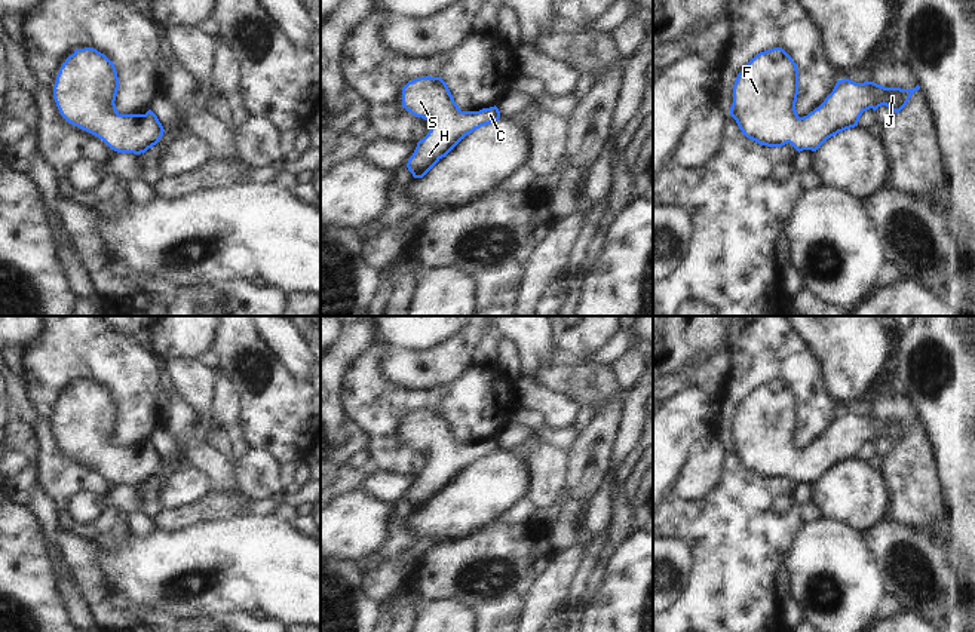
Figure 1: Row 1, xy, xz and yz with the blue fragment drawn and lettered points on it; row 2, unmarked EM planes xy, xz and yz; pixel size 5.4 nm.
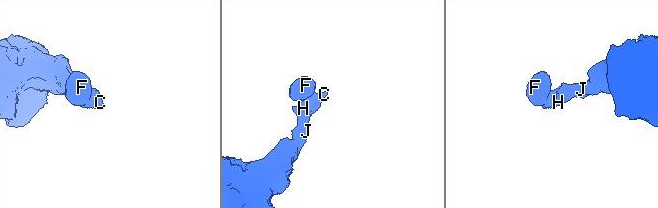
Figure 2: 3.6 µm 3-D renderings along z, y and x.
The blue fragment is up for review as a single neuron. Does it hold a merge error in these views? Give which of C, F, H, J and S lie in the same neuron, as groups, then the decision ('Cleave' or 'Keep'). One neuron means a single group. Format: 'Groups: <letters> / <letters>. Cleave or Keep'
Groups: C F H J S. Keep.

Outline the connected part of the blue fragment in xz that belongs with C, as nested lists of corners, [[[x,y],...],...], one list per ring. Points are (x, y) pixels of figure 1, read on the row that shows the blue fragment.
[[[430,76],[414,79],[402,88],[402,107],[432,123],[407,163],[414,178],[423,178],[466,135],[500,119],[496,105],[479,111],[462,111],[447,83]]]

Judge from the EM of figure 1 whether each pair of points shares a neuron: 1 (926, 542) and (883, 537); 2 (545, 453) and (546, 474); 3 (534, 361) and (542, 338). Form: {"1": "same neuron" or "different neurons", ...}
{"1": "same neuron", "2": "same neuron", "3": "same neuron"}

